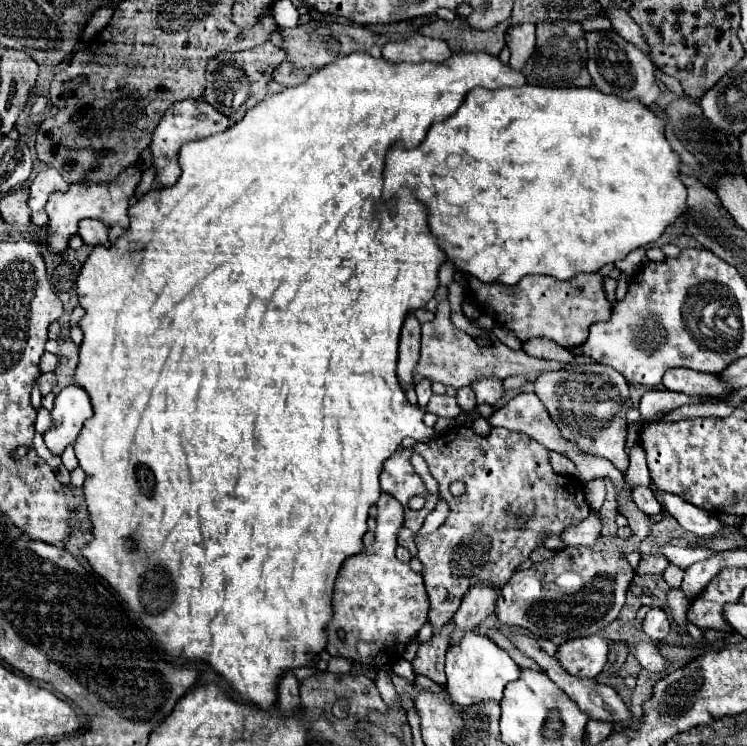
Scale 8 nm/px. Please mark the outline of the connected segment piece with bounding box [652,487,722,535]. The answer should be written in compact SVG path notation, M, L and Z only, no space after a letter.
M652 489L654 495L660 497L660 503L666 507L666 511L686 529L692 531L696 535L714 535L722 529L722 523L718 521L718 517L714 513L708 513L700 507L694 507L692 503L686 503L684 499L680 499L678 495L660 491L660 489Z

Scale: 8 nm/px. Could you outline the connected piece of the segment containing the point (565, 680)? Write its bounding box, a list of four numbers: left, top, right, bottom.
[510,635,630,721]

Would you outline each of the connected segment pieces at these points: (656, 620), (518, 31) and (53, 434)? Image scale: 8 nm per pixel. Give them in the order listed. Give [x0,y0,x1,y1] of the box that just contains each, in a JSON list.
[[644,609,670,641],[506,23,536,69],[44,385,90,455]]

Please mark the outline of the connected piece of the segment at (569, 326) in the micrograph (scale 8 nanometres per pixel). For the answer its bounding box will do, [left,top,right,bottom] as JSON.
[468,273,612,349]

